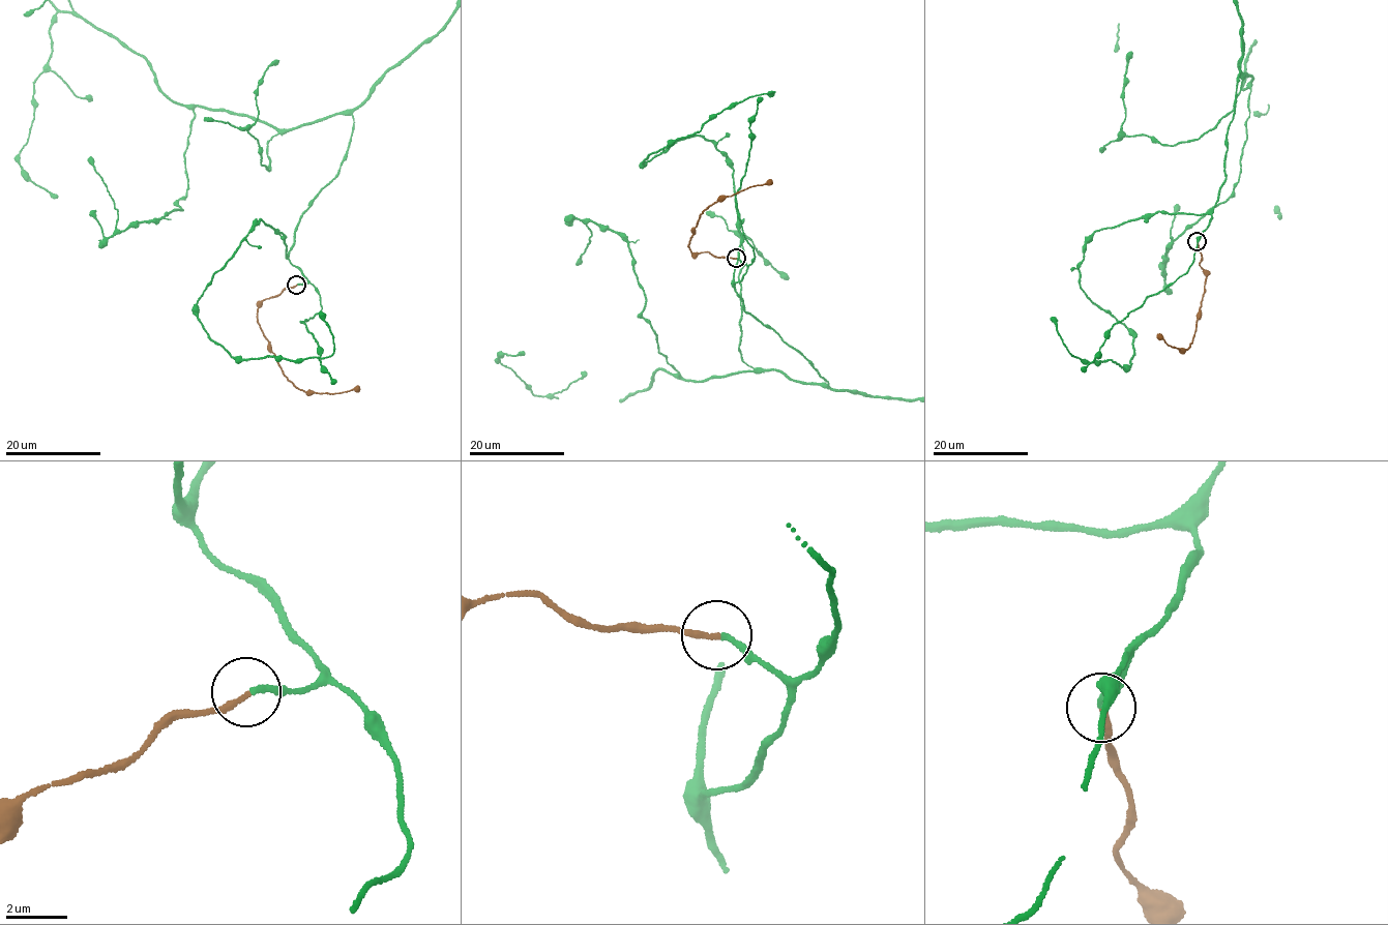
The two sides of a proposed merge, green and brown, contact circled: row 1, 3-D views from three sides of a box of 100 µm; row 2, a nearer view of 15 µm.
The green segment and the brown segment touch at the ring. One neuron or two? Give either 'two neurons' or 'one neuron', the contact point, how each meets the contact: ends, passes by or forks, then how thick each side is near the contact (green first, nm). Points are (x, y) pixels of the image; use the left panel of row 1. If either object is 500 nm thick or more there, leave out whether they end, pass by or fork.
one neuron; place (296, 285); green ends; brown ends; calibres 180 and 200 nm

